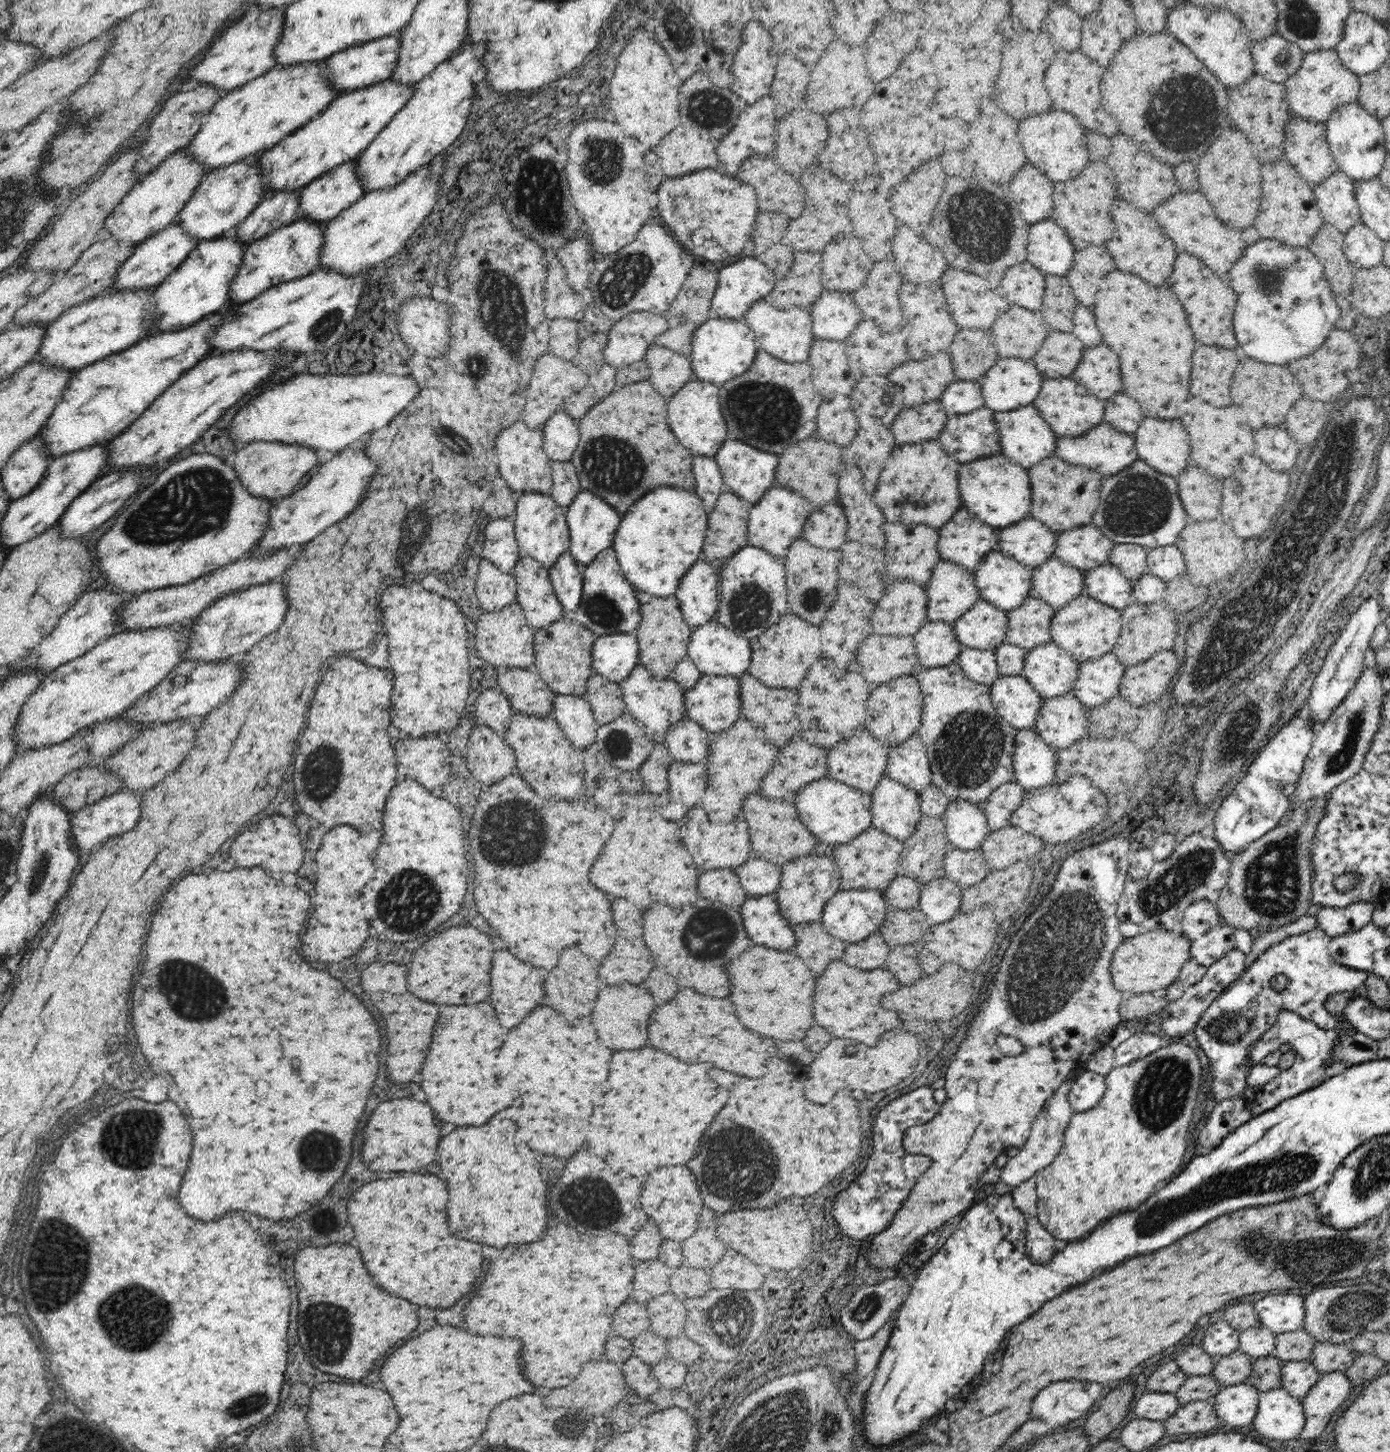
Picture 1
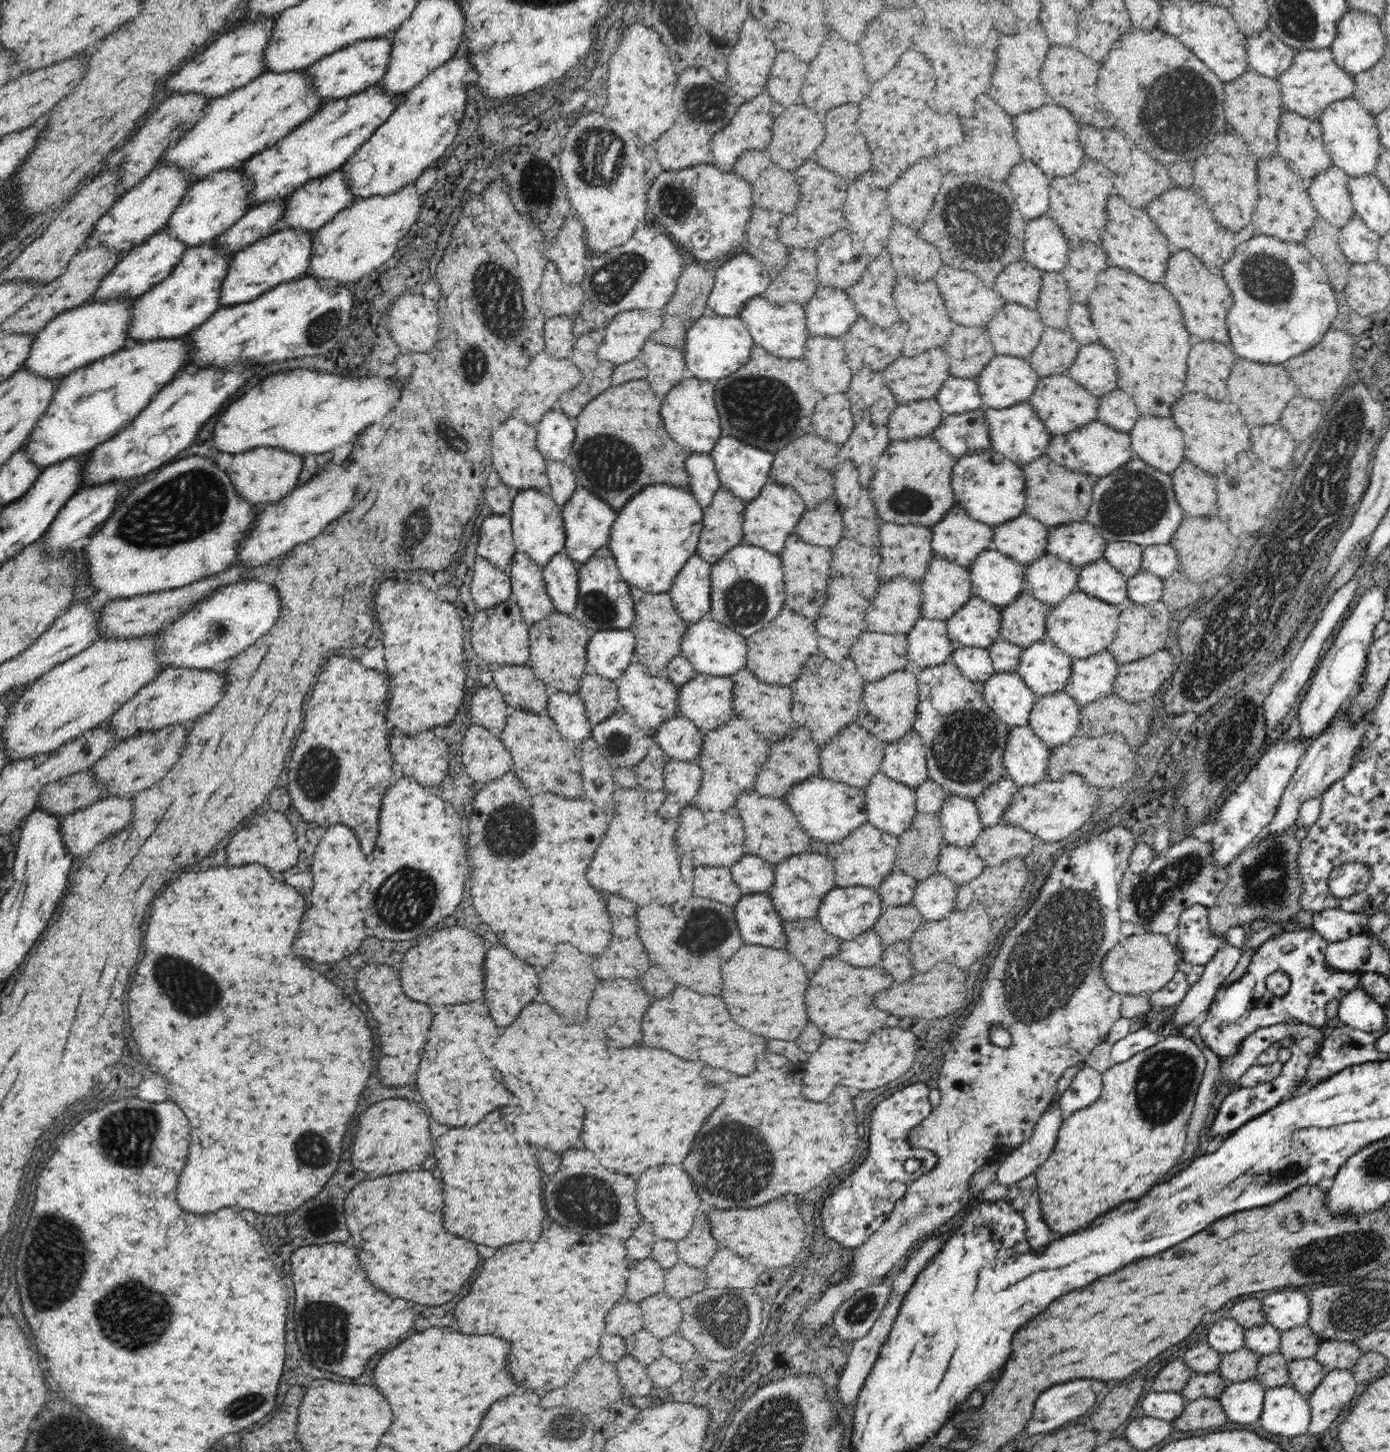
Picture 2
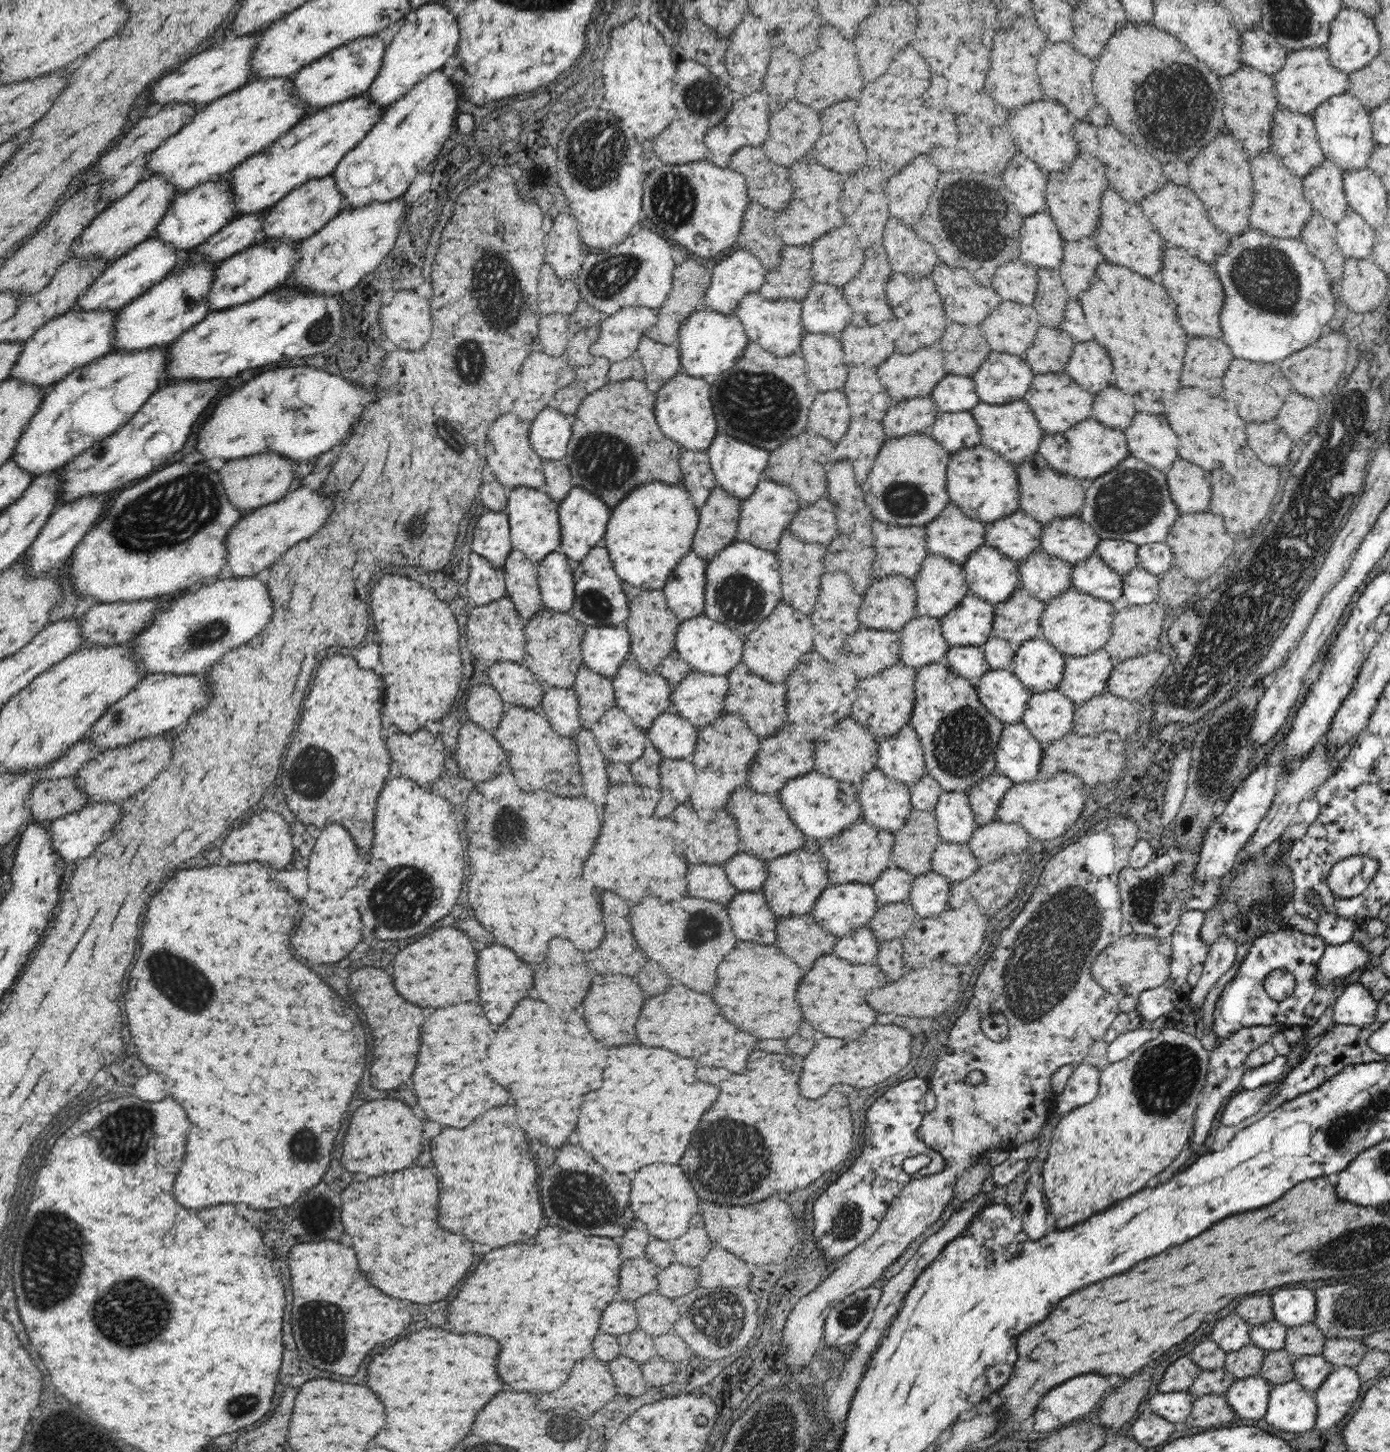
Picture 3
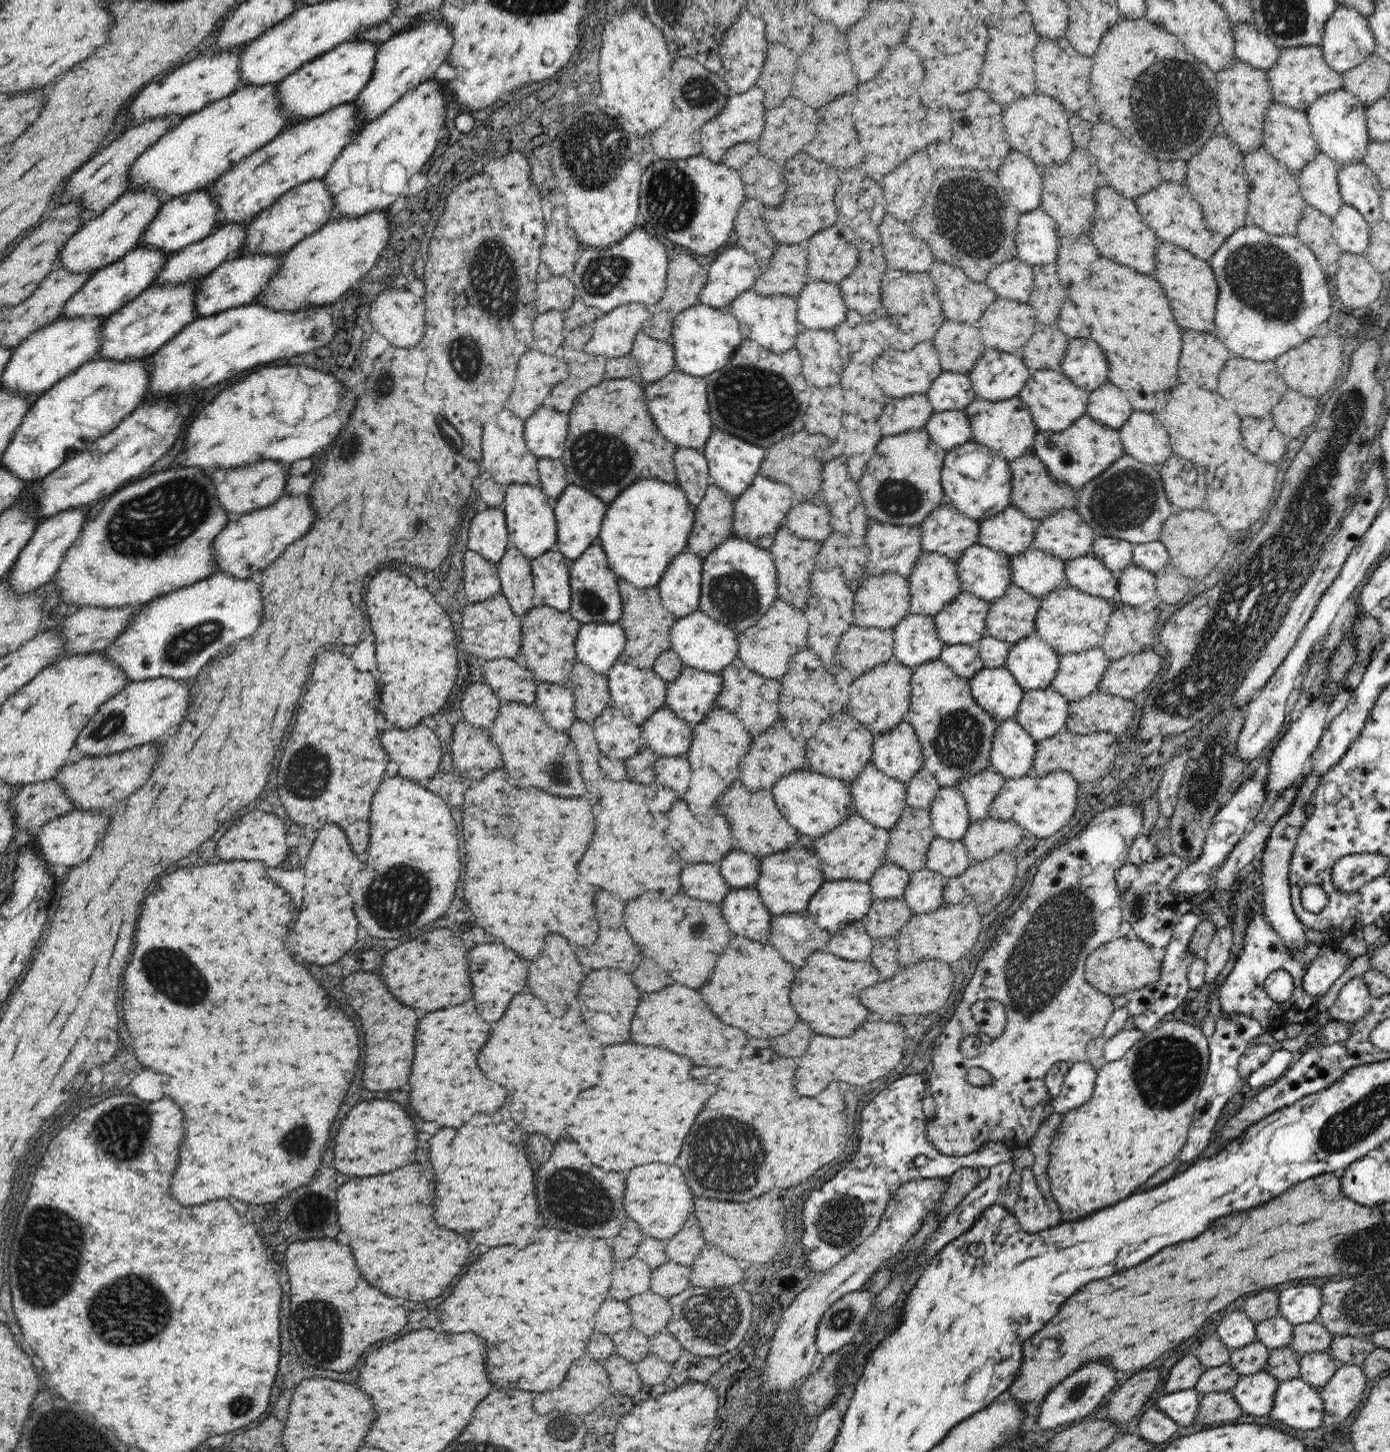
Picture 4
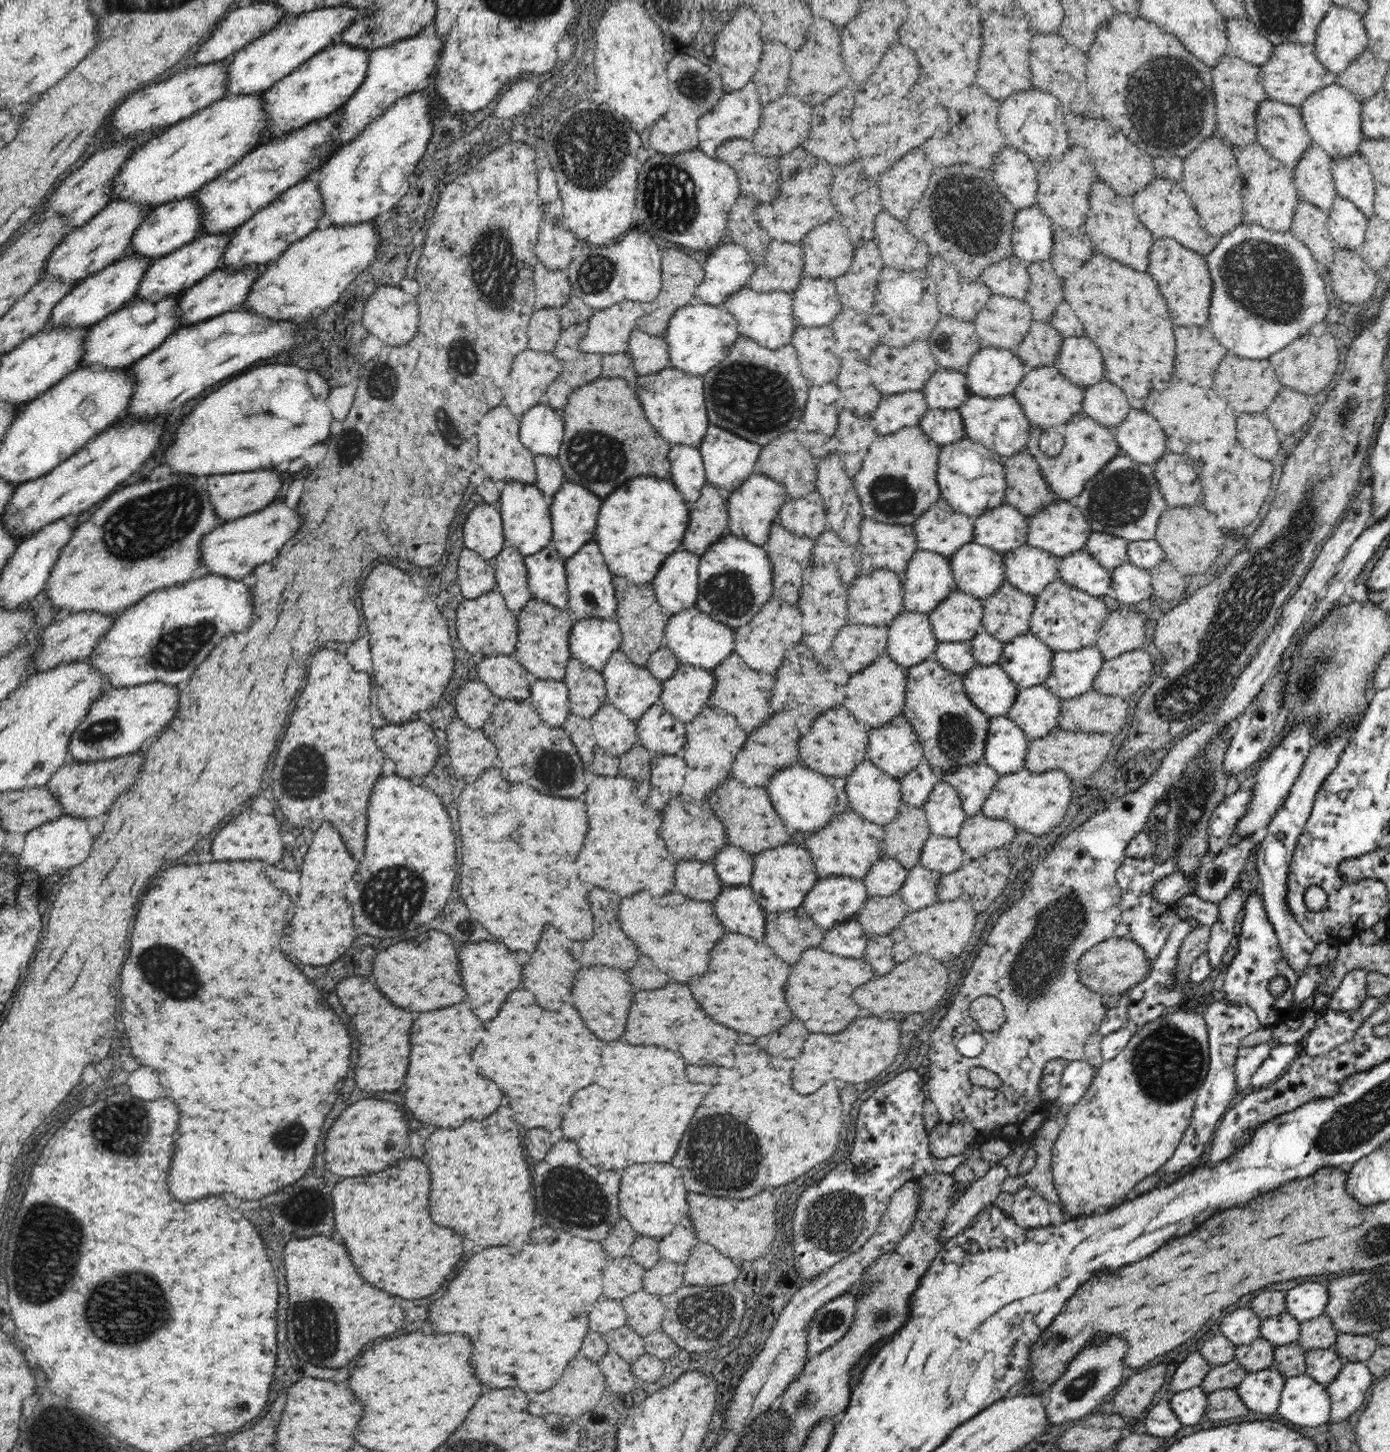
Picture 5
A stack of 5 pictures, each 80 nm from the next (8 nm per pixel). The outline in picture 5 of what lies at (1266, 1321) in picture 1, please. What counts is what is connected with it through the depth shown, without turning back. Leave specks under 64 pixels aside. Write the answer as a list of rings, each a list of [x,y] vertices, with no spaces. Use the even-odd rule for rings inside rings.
[[[1305,1282],[1290,1288],[1284,1296],[1286,1313],[1299,1323],[1318,1318],[1328,1304],[1328,1291],[1324,1283]]]

